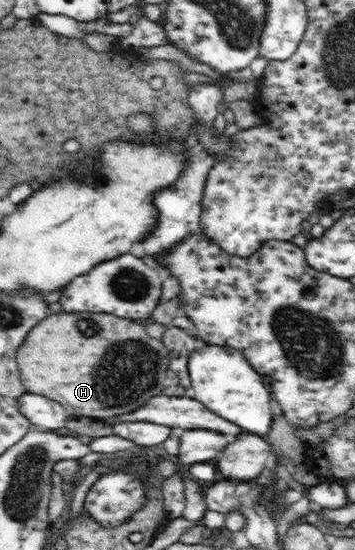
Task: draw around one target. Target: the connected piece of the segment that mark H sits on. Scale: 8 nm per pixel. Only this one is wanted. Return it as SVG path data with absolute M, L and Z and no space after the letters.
M67 312L59 313L59 315L49 315L47 319L43 319L43 323L37 323L27 339L22 341L22 345L18 347L16 355L16 364L20 371L20 381L22 385L26 387L26 391L32 394L45 395L49 399L55 399L59 403L63 403L65 411L69 415L85 415L85 417L99 417L99 419L107 419L107 417L113 417L113 415L121 415L121 413L129 413L129 411L135 411L137 407L145 405L147 399L161 395L161 391L166 388L168 384L168 365L170 355L167 348L160 339L150 337L145 332L146 326L134 322L127 318L120 318L113 314L102 313L85 313L83 315L67 315Z

